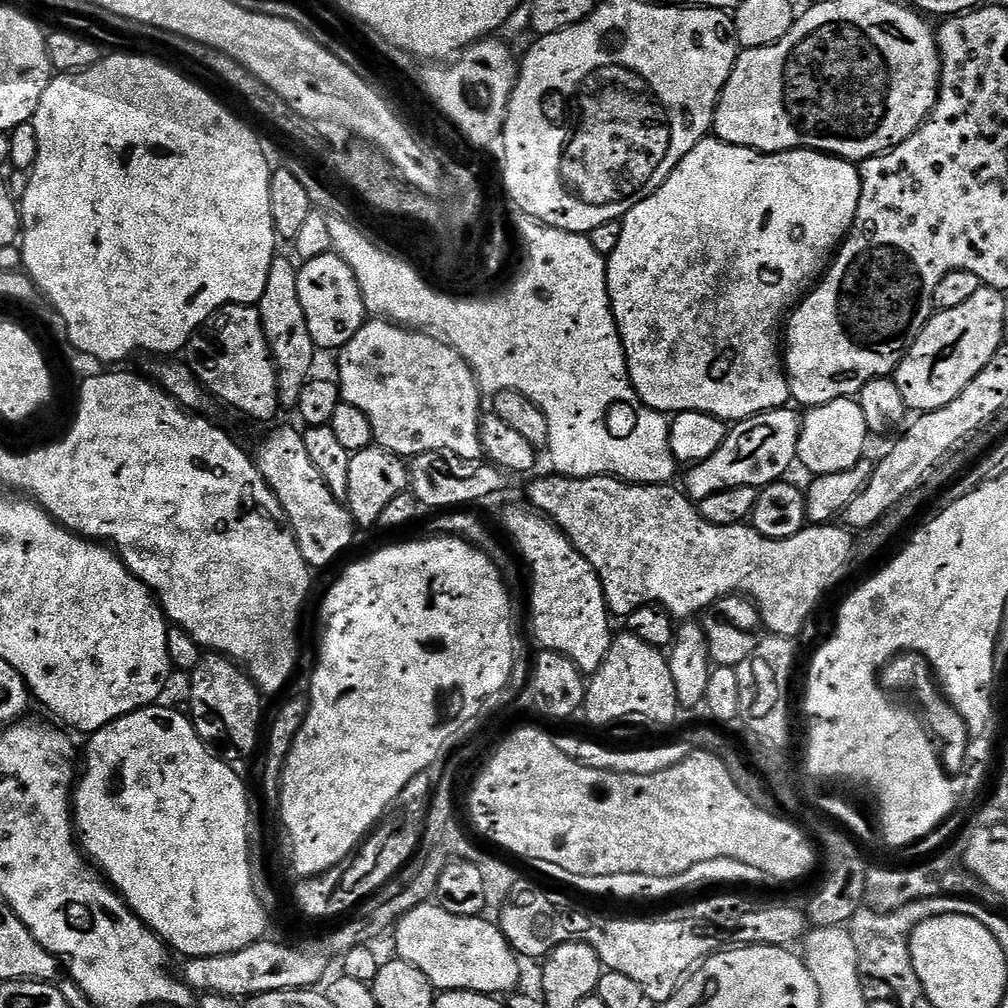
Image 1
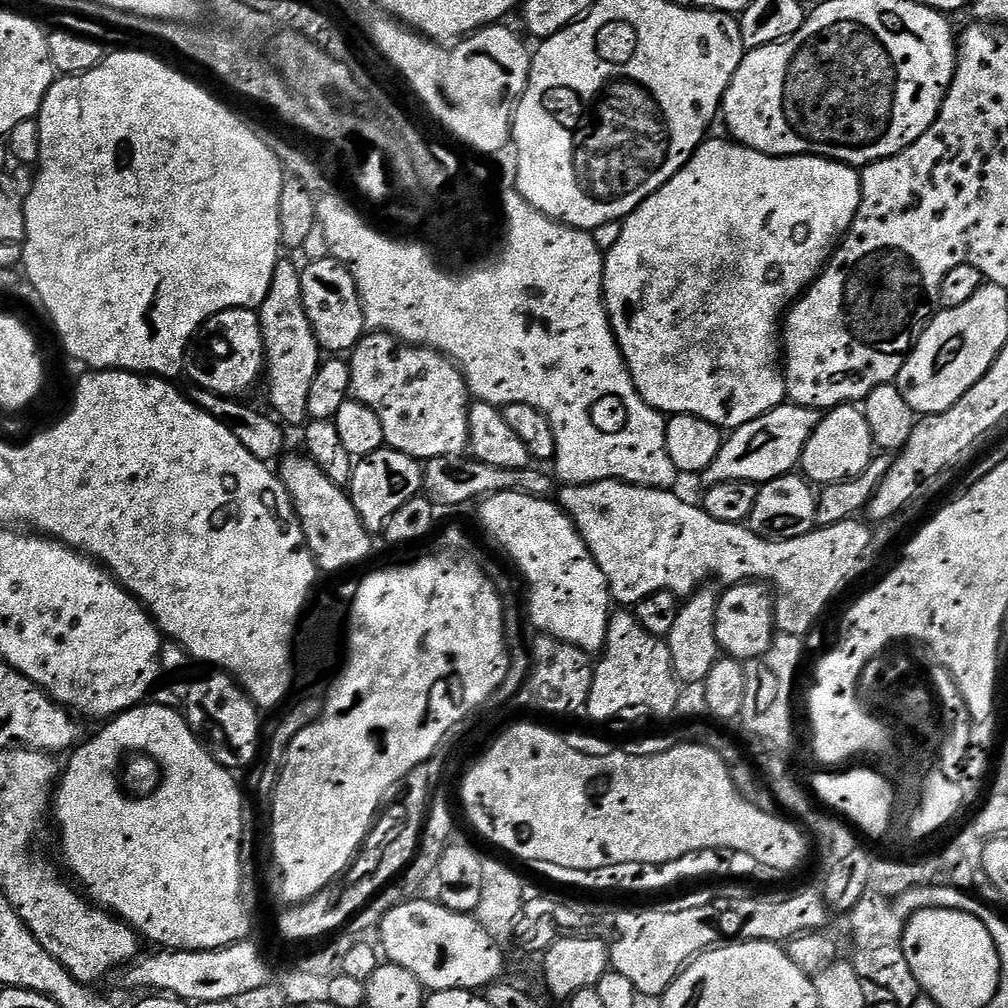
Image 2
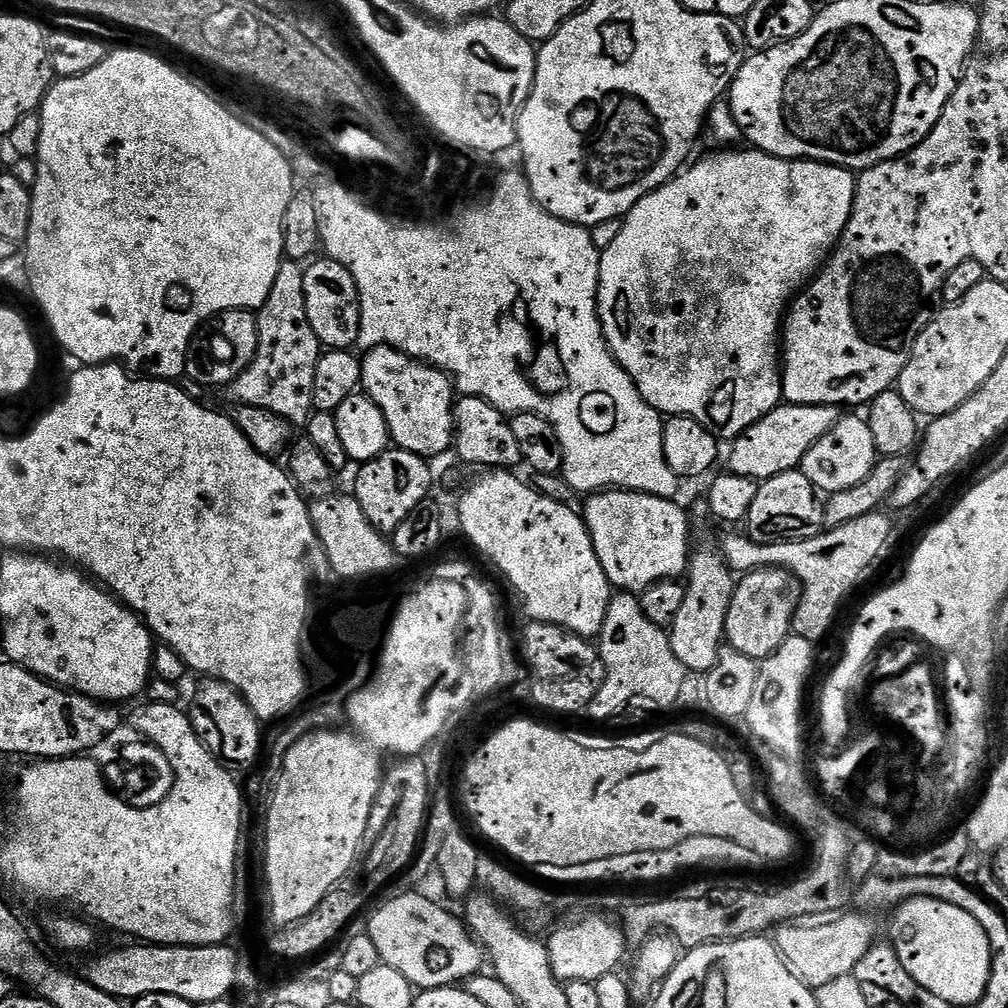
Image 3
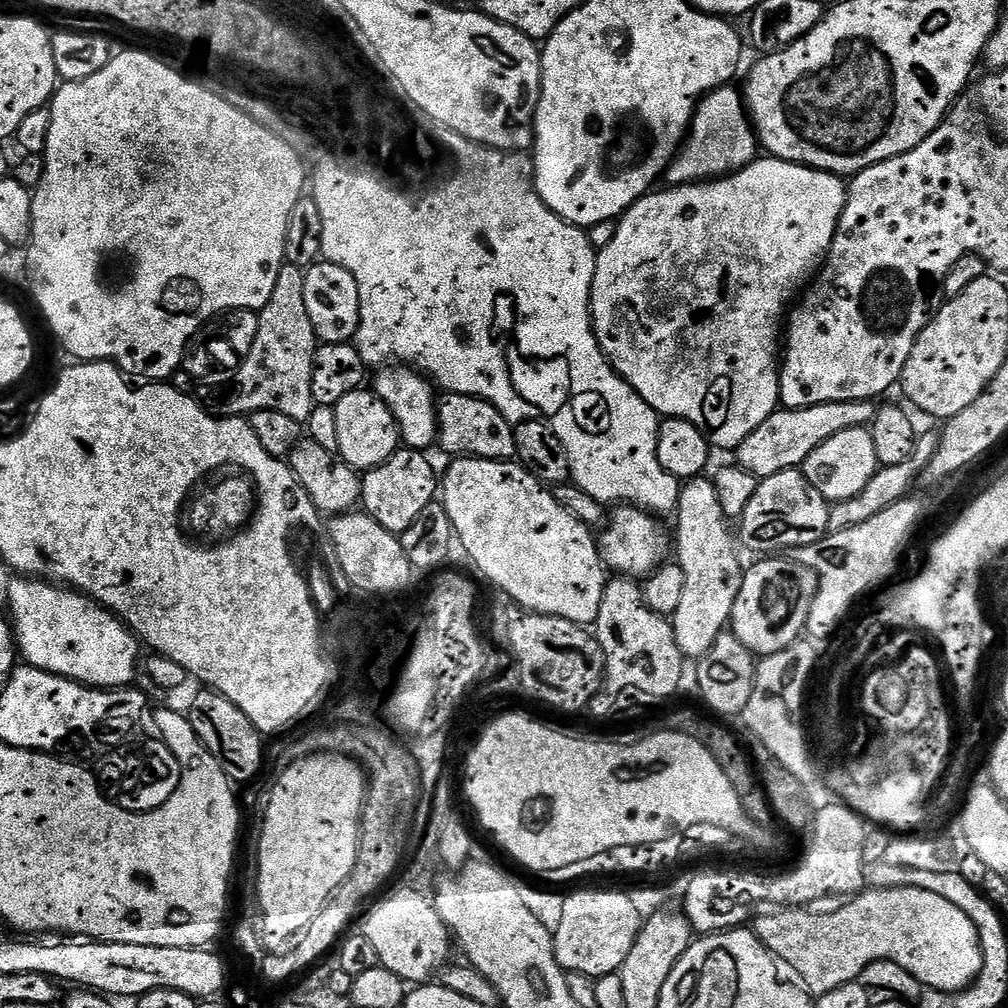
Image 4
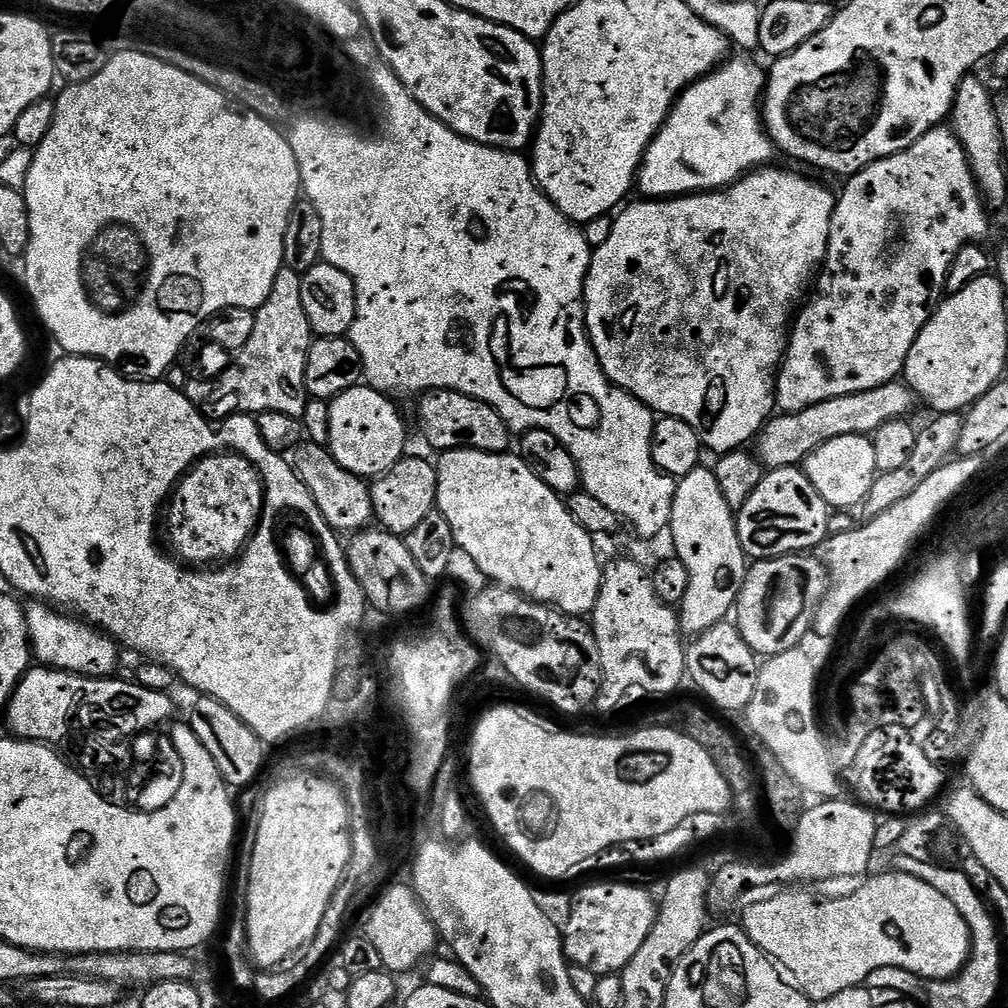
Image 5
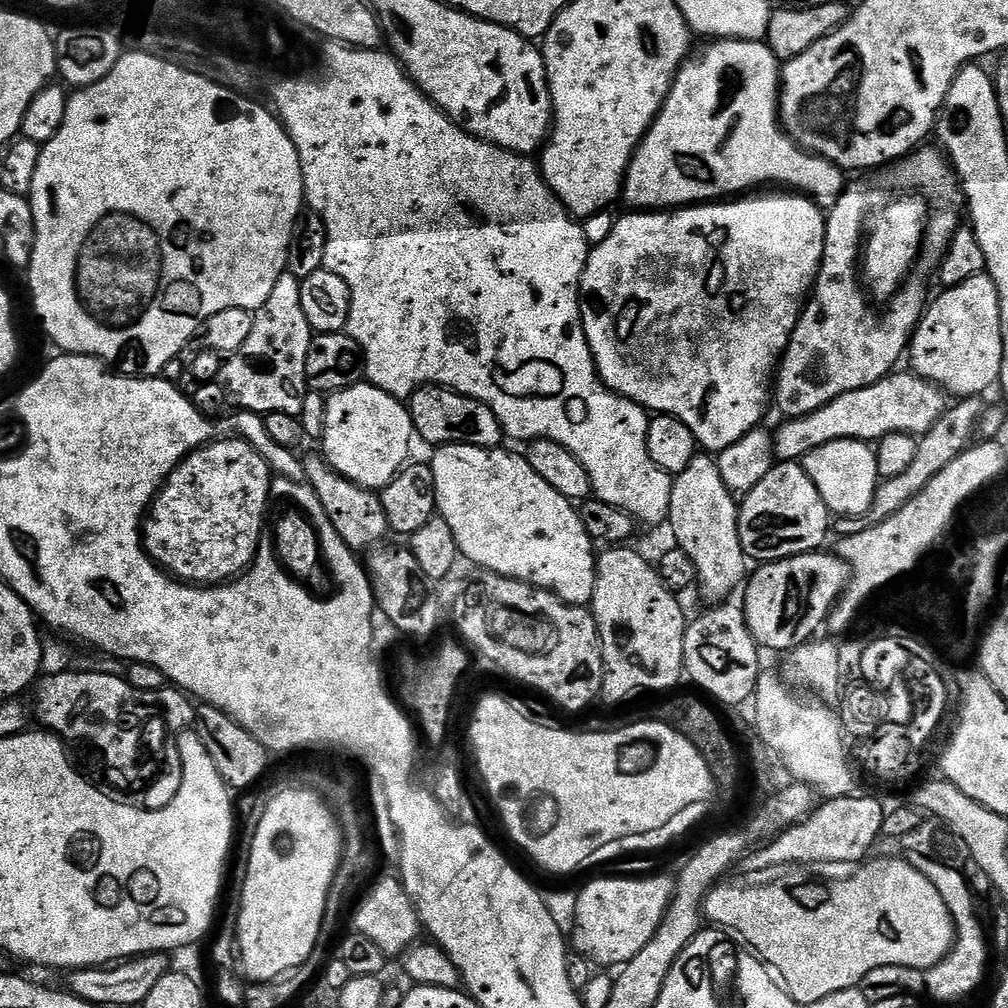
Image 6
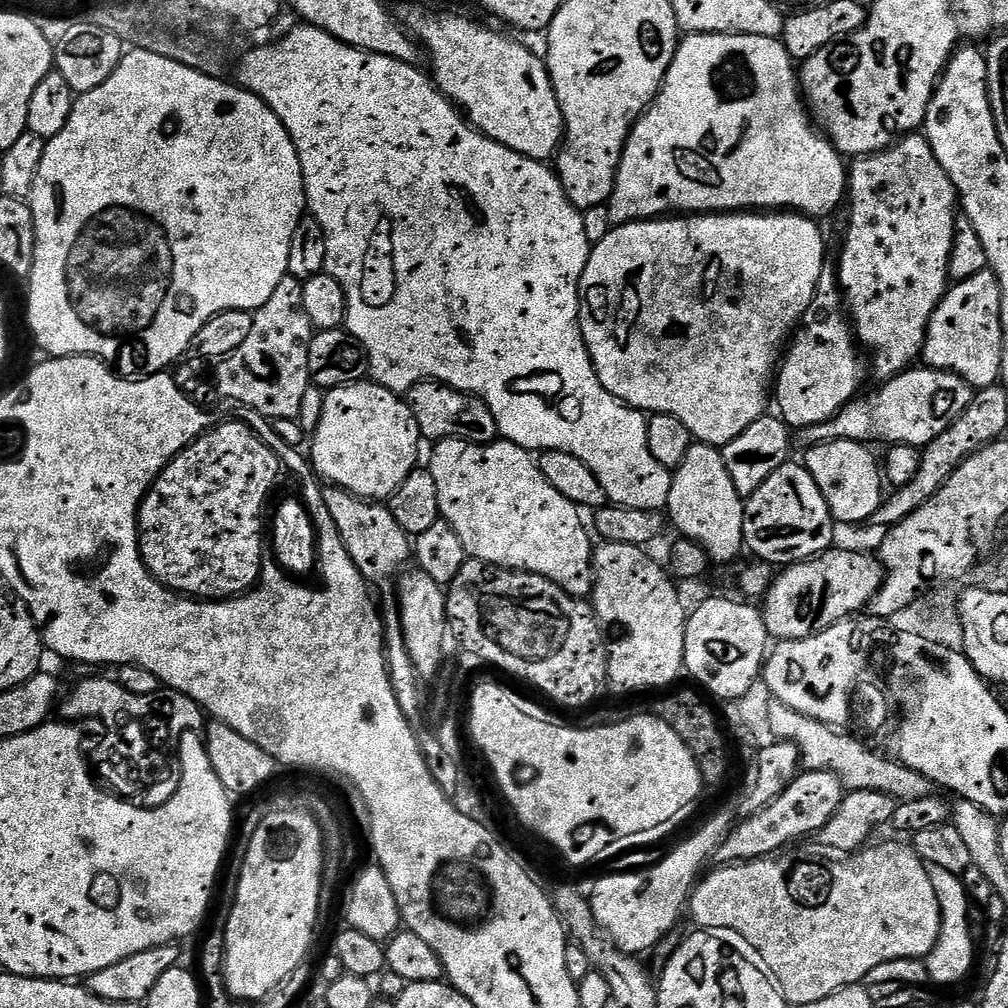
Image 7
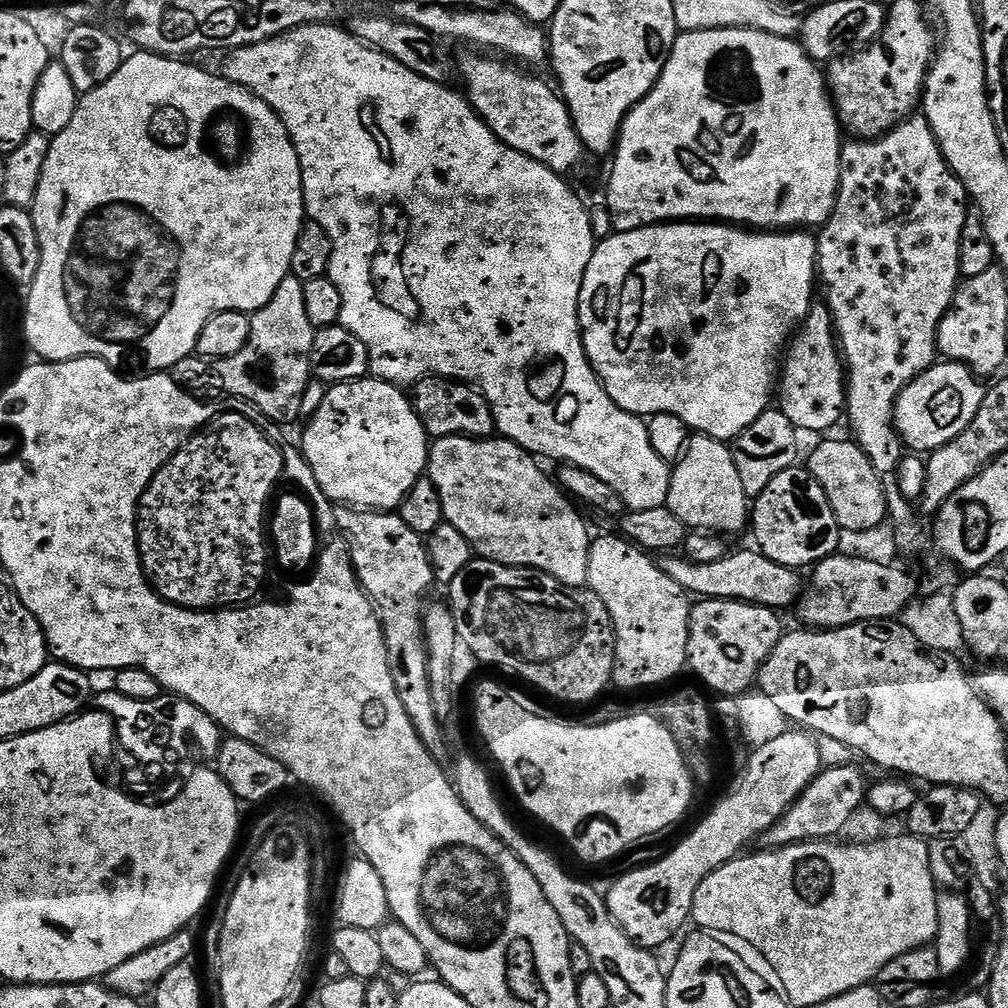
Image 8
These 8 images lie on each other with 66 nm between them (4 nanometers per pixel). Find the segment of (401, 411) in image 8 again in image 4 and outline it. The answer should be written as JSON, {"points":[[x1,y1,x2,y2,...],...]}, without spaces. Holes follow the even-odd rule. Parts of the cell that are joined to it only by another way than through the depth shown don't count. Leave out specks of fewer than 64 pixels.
{"points":[[361,390,346,394,334,405,338,426,338,455,357,470,376,468,386,462,401,447,400,431,394,414,376,397,375,391]]}

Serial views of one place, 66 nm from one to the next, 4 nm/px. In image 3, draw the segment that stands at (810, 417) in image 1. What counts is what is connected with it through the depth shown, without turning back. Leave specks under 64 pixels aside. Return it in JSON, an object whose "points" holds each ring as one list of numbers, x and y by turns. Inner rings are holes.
{"points":[[841,415,836,424,810,446,810,450,802,458,799,471,821,493,831,494,838,490,850,490,850,486,858,486,862,478,870,474,878,457,874,446,874,434,870,434,870,426,863,415]]}

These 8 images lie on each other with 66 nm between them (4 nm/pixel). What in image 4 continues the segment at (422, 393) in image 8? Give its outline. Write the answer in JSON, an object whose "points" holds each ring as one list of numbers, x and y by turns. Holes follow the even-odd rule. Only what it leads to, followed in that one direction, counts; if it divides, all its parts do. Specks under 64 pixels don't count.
{"points":[[450,392,439,397,436,405,436,430,438,433,438,448,449,452,449,457,476,456,480,460,516,460,516,447,514,446,514,425,502,418,498,410,489,400,479,400,466,394]]}

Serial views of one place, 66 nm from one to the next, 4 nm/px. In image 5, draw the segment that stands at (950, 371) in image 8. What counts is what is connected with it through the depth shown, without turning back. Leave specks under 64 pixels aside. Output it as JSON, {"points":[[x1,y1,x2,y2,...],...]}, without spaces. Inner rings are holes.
{"points":[[893,382,878,386,874,390,846,394,842,398,830,398,801,412,773,415,761,428,758,437,760,463,768,470,803,465,804,459,814,450,818,450,818,446,830,442,830,438,842,438,846,434,868,436,886,422,911,417,915,404,918,404,918,400,912,389,903,382]]}

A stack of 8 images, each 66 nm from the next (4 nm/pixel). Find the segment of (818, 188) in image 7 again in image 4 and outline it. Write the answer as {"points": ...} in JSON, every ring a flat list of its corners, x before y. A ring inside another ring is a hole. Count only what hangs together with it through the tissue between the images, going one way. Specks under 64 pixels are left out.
{"points":[[732,86,715,88,697,103,686,139,668,161,666,180,669,185,695,184,726,176,757,159,758,137,750,123,745,101,734,89]]}

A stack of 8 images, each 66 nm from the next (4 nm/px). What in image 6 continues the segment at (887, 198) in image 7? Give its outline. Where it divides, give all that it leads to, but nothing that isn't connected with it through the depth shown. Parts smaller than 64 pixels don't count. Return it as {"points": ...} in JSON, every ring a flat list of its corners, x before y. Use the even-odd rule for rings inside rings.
{"points":[[900,194,897,200,890,201,867,221,867,236,862,244,862,284,873,297,876,295,883,302,891,301,913,275,912,267,916,259,921,259,926,243,928,209,928,201,923,196]]}

